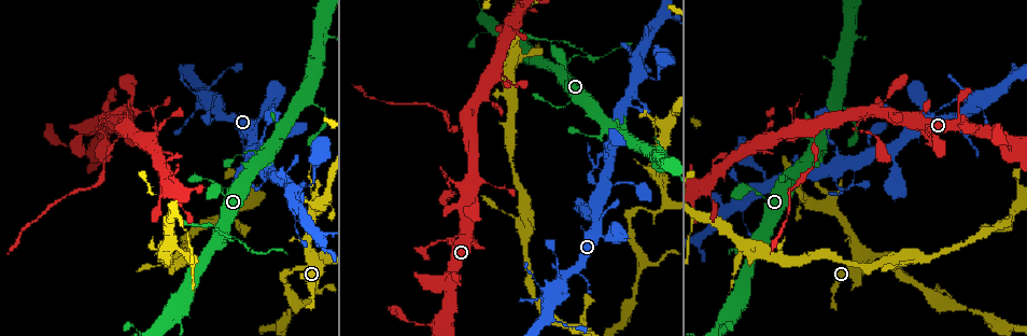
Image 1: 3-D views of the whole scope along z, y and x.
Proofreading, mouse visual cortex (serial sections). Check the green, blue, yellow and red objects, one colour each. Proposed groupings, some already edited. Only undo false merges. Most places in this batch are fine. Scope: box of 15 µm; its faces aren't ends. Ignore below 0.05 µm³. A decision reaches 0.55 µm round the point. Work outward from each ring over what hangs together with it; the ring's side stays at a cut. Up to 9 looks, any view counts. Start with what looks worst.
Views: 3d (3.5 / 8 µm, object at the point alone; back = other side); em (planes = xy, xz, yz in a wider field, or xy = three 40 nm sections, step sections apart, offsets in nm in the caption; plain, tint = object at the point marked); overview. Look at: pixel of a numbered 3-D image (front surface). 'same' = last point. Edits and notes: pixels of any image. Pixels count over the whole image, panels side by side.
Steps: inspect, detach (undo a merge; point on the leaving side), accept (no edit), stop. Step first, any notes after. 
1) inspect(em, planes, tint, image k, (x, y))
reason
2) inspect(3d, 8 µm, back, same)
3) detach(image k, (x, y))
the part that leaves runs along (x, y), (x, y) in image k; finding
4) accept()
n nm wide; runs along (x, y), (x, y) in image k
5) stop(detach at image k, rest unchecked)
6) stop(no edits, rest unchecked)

inspect(3d, 3.5 µm, back, image 1, (466, 127))
thin arm on a thick one

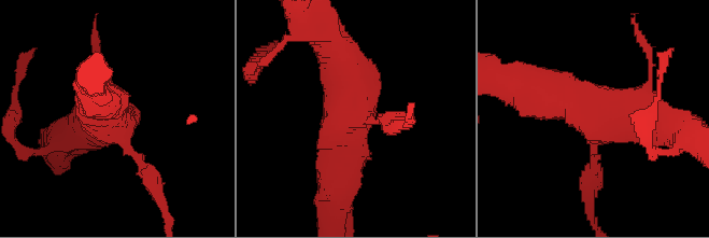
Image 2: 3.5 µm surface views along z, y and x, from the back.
inspect(em, planes, tint, image 2, (359, 117))
now the EM

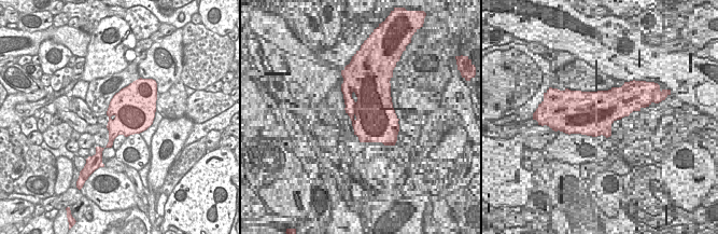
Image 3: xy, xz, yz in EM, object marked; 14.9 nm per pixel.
inspect(em, xy, step 5, tint, same)
another direction

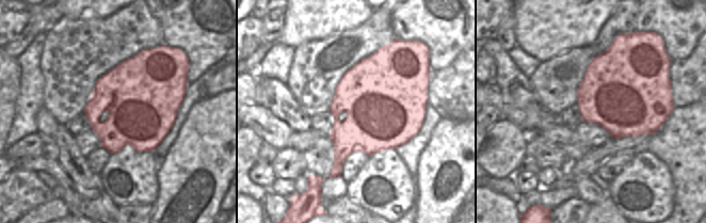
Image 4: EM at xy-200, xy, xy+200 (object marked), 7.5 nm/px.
detach(image 2, (584, 182))
the part that leaves runs along (593, 152), (587, 176), (593, 222) in image 2; a second cell is stuck on

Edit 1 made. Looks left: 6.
inspect(3d, 3.5 µm, image 1, (648, 212))

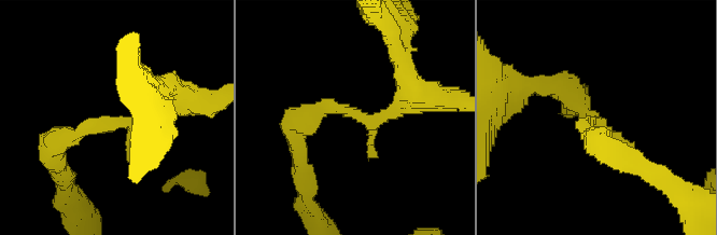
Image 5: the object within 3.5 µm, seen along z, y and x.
inspect(em, xy, step 5, tint, image 5, (118, 121))
now the EM

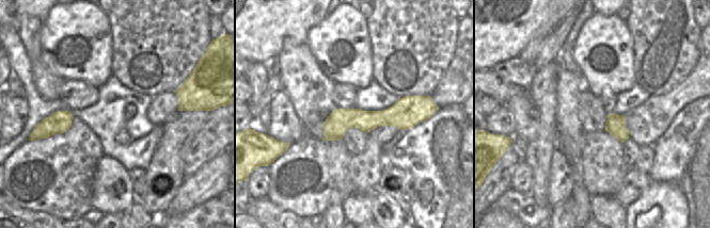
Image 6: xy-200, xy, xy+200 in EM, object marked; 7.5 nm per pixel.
accept()
one cell here

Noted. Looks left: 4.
inspect(3d, 3.5 µm, image 1, (311, 99))
thin arm on a thick one

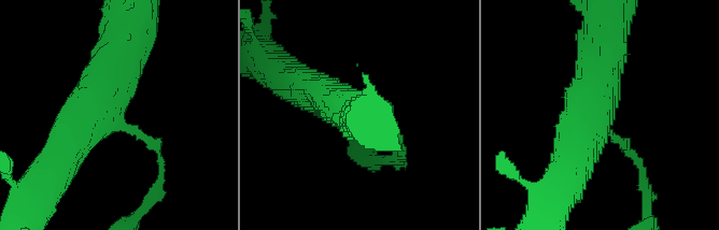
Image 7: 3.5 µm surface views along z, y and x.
inspect(em, xy, step 1, tint, image 7, (599, 115))
3 arms; arms of 150, 600, 600 nm; shape alone is not enough

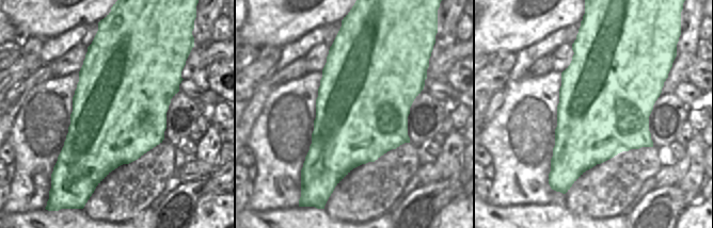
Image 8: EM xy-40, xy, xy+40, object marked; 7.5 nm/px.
accept()
runs along (55, 163), (92, 120), (121, 45) in image 7; all the same cell

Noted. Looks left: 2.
inspect(3d, 3.5 µm, back, image 1, (934, 114))
sudden change in width

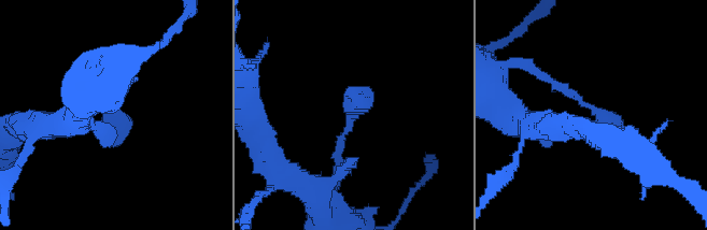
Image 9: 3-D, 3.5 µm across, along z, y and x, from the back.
inspect(em, planes, tint, image 9, (358, 113))

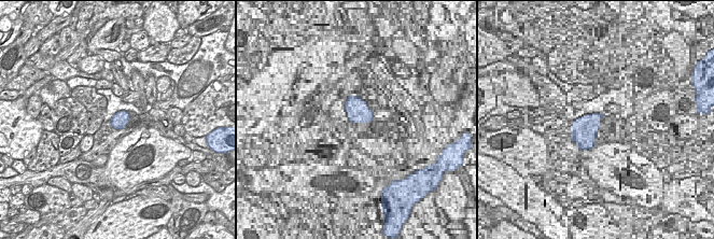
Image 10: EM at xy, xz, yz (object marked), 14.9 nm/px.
accept()
runs along (546, 76), (592, 106), (622, 146) in image 9; one cell here

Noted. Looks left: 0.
stop(detach at image 2, rest unchecked)

